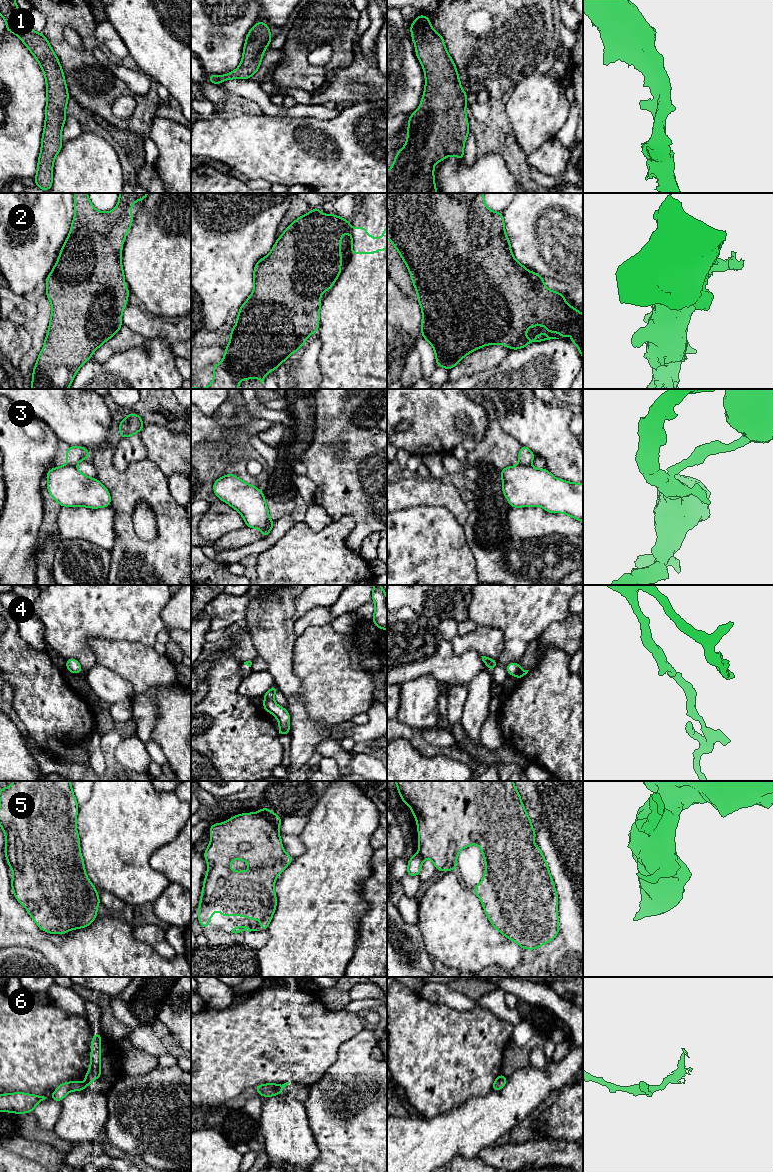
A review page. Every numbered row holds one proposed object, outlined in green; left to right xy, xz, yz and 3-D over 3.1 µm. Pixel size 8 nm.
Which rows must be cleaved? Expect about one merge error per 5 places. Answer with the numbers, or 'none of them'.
3, 6

